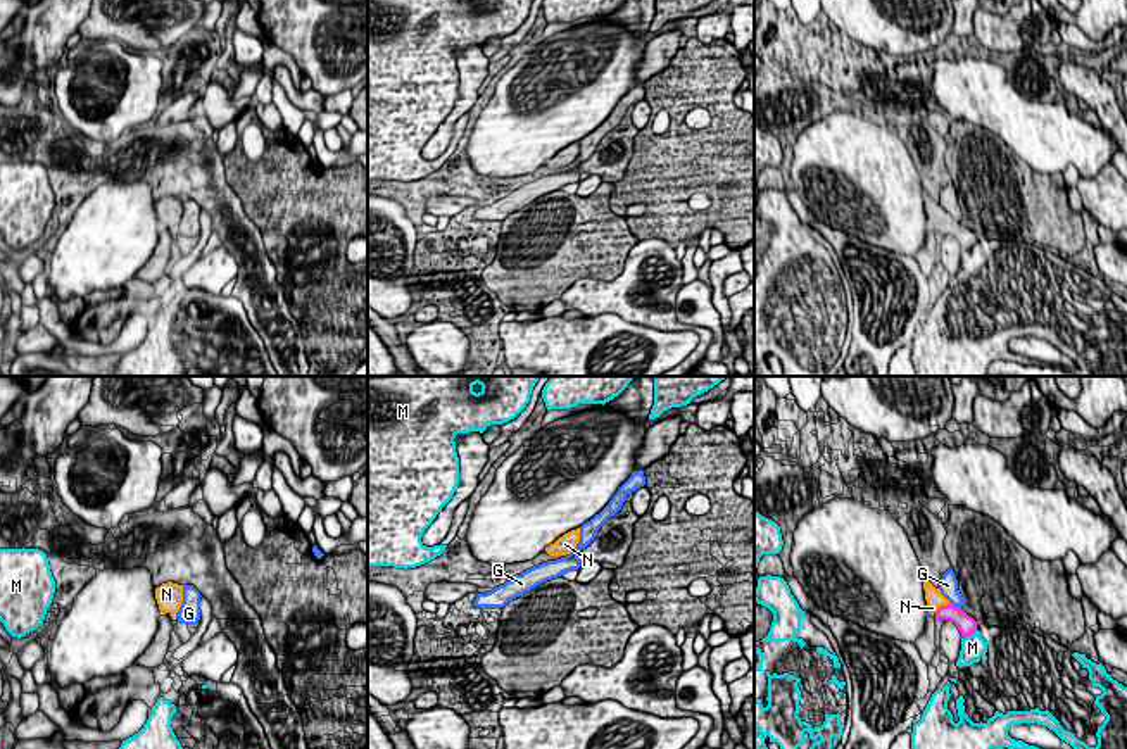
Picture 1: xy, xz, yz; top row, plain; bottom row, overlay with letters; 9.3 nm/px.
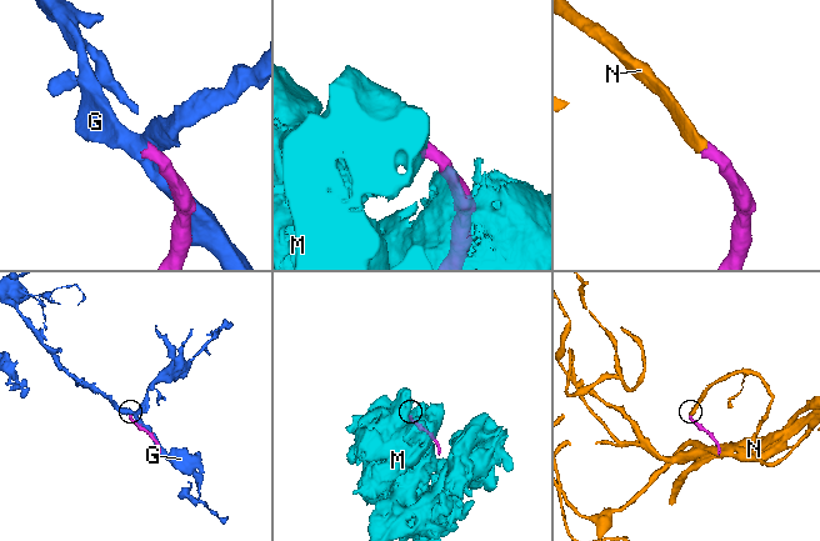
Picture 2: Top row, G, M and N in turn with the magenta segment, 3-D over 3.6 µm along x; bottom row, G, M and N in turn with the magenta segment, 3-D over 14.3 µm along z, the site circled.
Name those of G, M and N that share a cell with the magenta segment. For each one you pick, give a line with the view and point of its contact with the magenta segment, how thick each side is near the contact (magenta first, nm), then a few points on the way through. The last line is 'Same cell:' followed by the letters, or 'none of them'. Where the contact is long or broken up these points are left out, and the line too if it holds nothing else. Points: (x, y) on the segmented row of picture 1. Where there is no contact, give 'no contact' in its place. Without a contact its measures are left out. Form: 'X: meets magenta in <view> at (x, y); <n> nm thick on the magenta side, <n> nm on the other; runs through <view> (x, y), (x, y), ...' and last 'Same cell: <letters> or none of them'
N: meets magenta in yz at (941, 606); 160 nm thick on the magenta side, 160 nm on the other; runs through yz (958, 616), (941, 606), (934, 599)
Same cell: N

